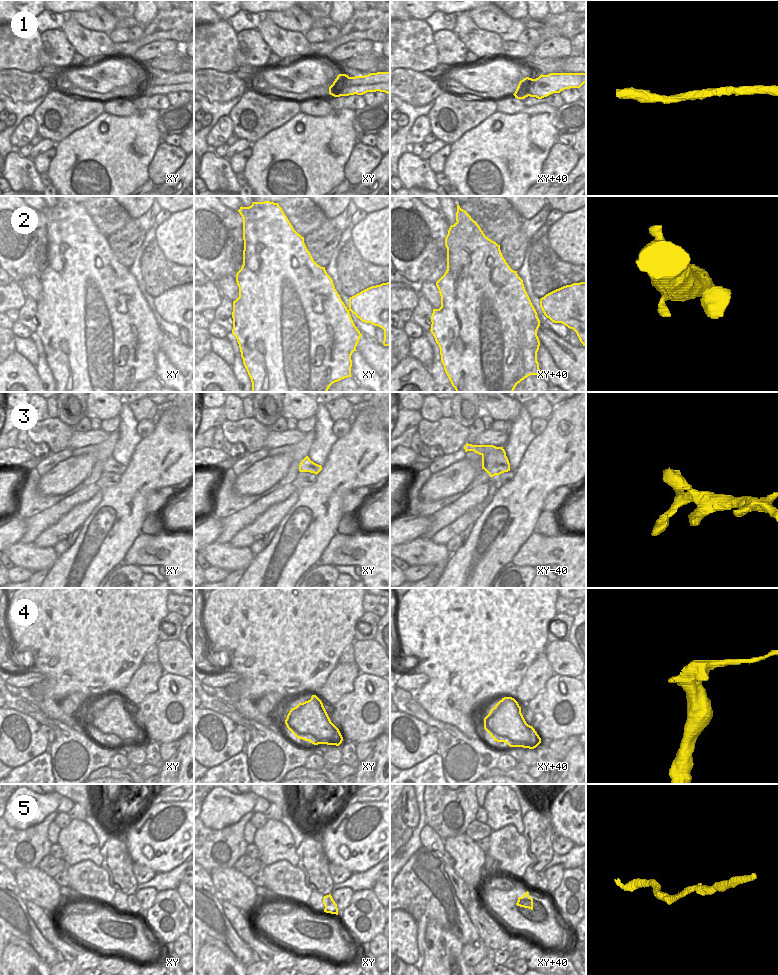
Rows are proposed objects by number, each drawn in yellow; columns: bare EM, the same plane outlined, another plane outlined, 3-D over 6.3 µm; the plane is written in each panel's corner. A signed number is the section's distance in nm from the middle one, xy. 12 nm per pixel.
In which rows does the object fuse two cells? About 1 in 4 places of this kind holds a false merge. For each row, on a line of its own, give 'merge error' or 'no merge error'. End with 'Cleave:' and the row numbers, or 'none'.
1: no merge error
2: no merge error
3: no merge error
4: merge error
5: no merge error
Cleave: 4

